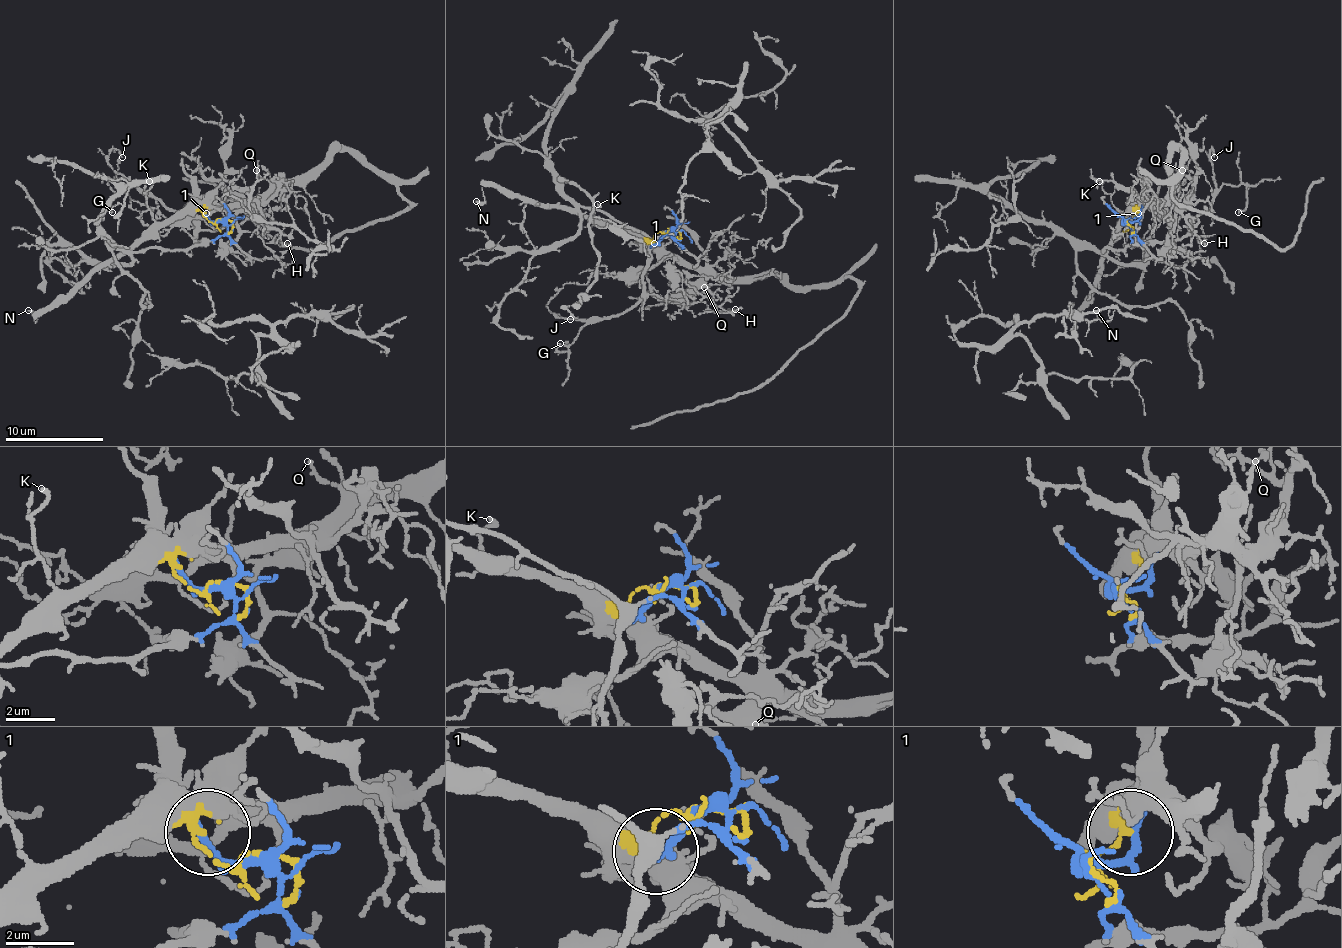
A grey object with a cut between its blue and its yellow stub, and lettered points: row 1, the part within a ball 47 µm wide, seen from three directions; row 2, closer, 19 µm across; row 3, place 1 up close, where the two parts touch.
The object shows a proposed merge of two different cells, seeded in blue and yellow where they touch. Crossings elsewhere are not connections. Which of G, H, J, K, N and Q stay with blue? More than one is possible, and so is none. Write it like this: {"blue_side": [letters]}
{"blue_side": ["G", "J"]}

